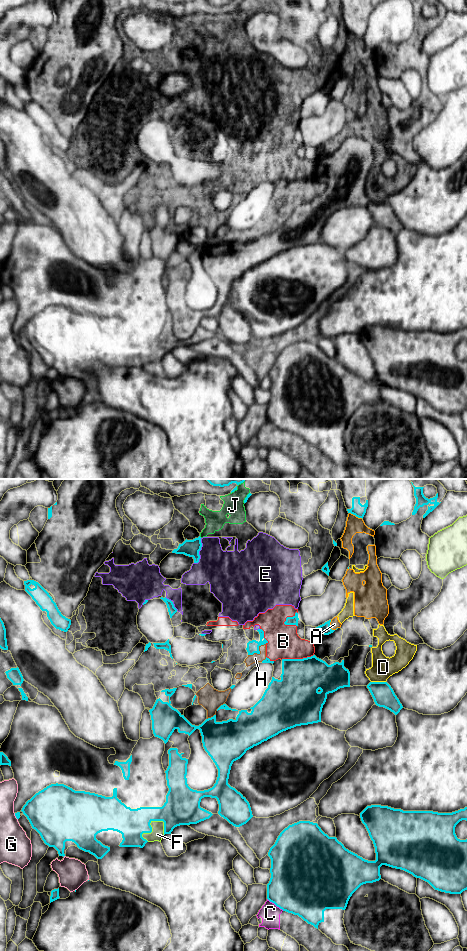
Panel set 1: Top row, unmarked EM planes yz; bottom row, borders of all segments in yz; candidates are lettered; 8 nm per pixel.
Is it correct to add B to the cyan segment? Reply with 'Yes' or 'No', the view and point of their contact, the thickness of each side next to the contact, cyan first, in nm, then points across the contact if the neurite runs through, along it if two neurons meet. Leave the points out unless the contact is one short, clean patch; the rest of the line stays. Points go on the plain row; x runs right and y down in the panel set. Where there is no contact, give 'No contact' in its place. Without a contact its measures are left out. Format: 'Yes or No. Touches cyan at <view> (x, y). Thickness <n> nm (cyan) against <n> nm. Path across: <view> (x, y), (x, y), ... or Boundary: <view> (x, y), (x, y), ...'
No. Touches cyan at yz (297, 179). Thickness 320 nm (cyan) against 260 nm

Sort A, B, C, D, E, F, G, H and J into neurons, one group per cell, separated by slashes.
A D / B E H J / C / F / G

